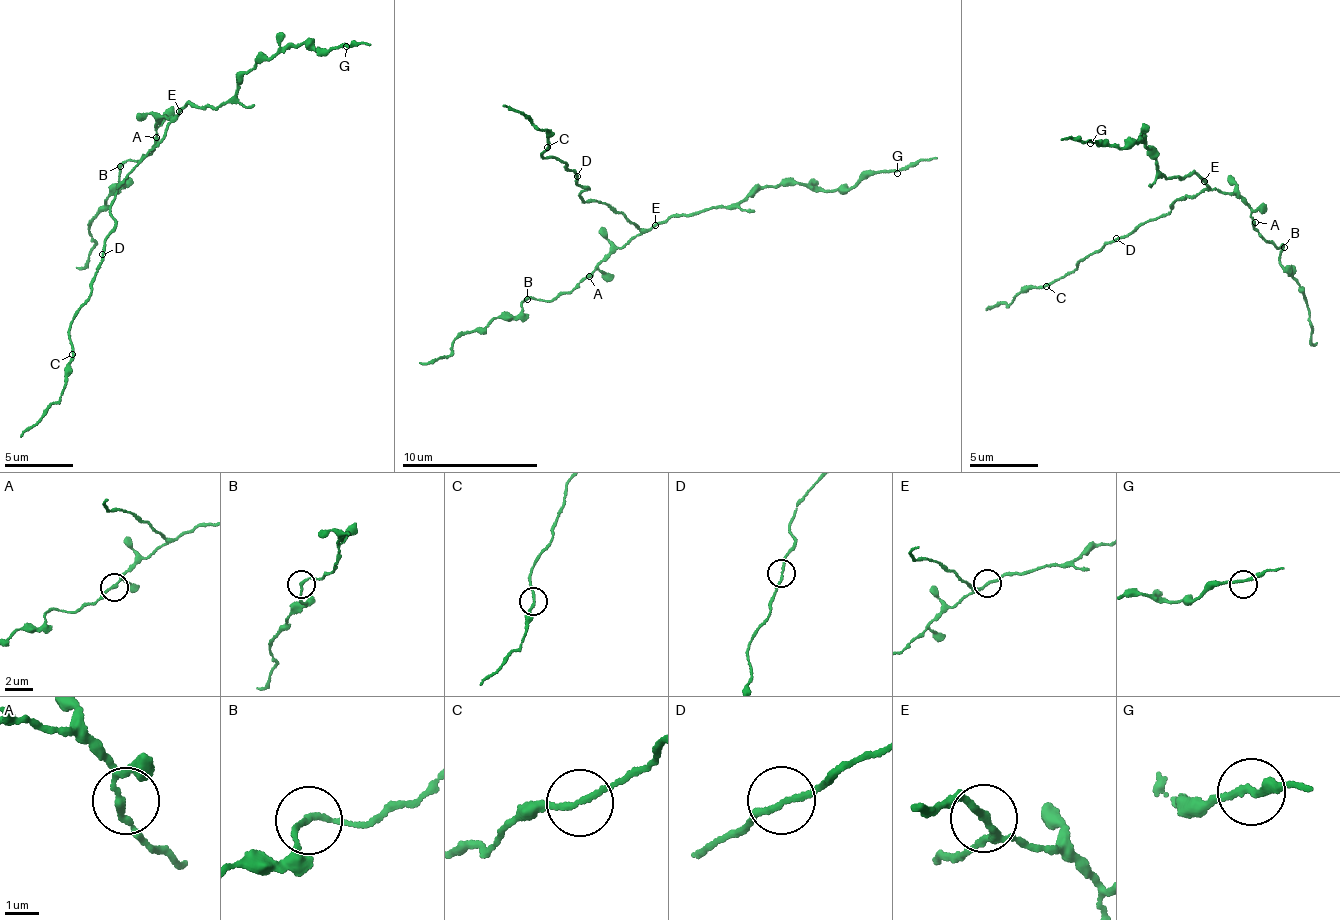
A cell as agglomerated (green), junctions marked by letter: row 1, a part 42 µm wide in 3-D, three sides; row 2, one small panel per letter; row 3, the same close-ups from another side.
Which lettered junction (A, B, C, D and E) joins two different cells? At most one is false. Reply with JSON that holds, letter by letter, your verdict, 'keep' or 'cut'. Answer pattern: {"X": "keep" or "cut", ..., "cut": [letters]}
{"A": "keep", "B": "keep", "C": "keep", "D": "keep", "E": "keep", "cut": []}

